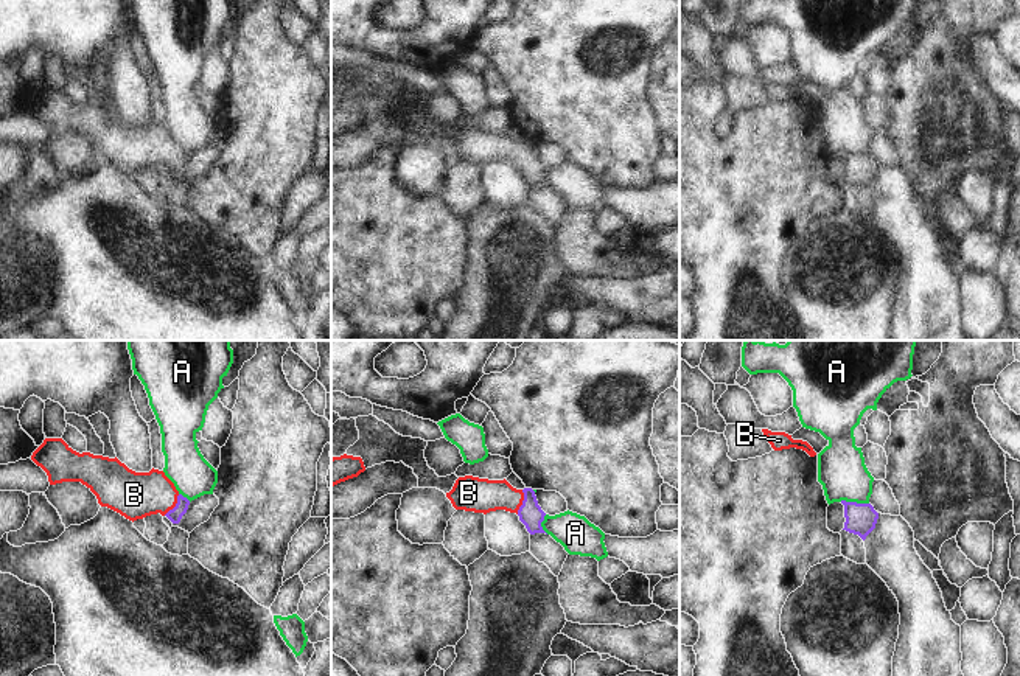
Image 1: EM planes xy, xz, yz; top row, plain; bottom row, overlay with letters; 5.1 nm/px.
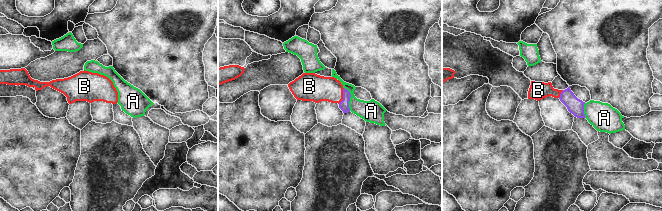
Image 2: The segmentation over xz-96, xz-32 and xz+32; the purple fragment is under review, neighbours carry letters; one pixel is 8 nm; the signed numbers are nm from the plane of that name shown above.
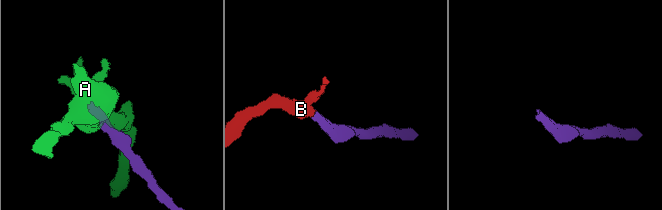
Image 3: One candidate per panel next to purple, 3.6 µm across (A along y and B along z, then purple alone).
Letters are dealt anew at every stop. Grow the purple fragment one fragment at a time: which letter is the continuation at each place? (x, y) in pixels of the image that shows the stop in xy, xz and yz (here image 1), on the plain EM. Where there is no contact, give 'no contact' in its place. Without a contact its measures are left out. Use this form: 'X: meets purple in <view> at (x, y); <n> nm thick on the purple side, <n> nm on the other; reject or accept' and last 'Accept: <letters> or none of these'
A: meets purple in yz at (854, 154); 160 nm thick on the purple side, 260 nm on the other; reject
B: meets purple in xz at (523, 154); 120 nm thick on the purple side, 180 nm on the other; accept
Accept: B

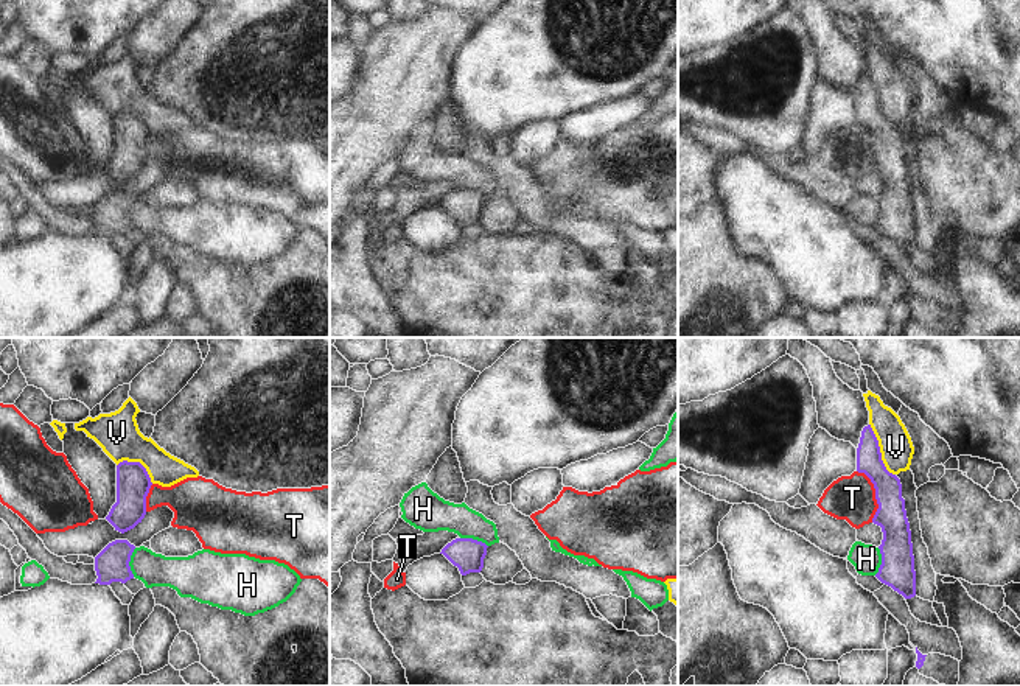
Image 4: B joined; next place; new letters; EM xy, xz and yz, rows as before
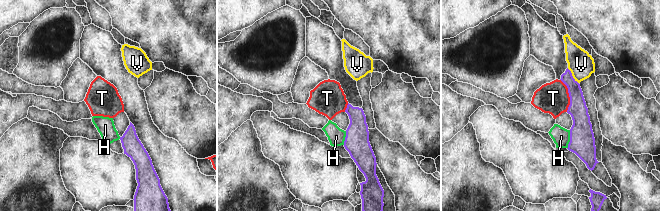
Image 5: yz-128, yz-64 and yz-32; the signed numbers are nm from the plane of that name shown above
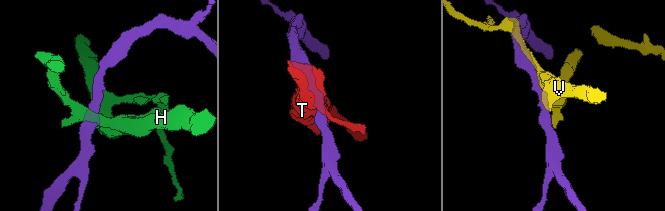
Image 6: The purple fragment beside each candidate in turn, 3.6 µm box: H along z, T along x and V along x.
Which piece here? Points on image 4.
H: meets purple in xy at (129, 212); 180 nm thick on the purple side, 180 nm on the other; reject
T: meets purple in yz at (876, 146); 160 nm thick on the purple side, 240 nm on the other; reject
V: meets purple in yz at (879, 101); 140 nm thick on the purple side, 170 nm on the other; reject
Accept: none of these

